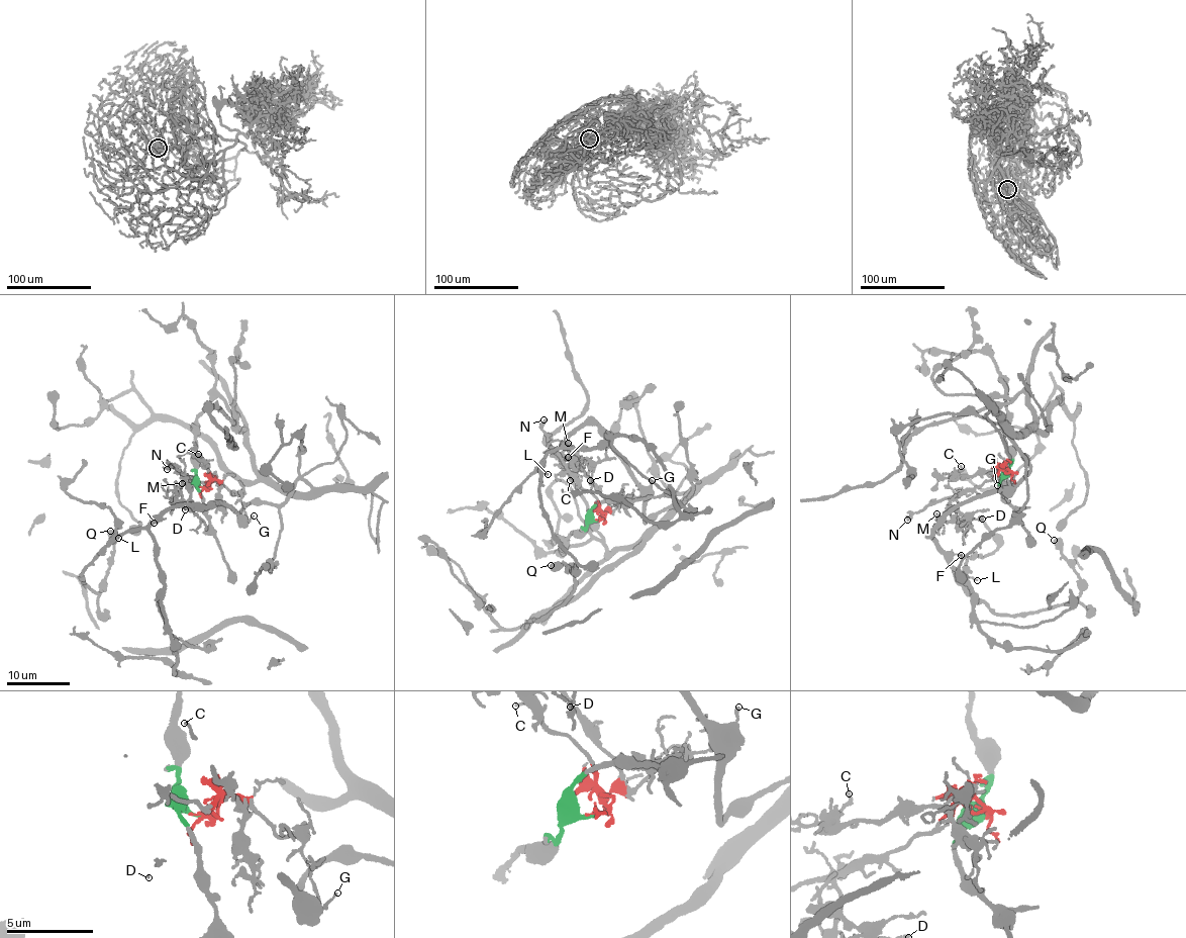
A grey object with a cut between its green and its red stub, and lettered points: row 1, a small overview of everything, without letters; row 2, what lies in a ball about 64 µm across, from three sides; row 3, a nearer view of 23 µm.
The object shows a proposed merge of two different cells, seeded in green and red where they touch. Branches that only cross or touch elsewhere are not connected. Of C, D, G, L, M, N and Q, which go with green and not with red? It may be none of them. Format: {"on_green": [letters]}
{"on_green": ["G", "L", "Q"]}

